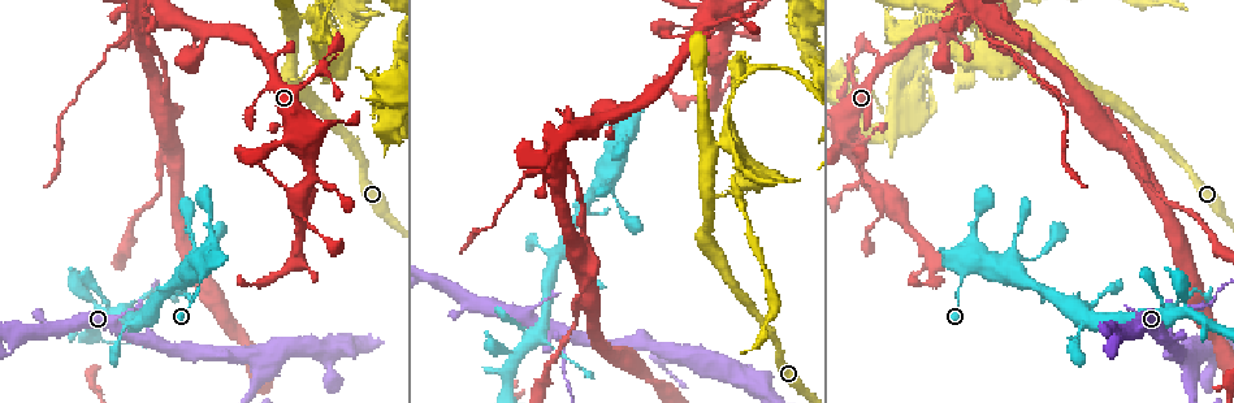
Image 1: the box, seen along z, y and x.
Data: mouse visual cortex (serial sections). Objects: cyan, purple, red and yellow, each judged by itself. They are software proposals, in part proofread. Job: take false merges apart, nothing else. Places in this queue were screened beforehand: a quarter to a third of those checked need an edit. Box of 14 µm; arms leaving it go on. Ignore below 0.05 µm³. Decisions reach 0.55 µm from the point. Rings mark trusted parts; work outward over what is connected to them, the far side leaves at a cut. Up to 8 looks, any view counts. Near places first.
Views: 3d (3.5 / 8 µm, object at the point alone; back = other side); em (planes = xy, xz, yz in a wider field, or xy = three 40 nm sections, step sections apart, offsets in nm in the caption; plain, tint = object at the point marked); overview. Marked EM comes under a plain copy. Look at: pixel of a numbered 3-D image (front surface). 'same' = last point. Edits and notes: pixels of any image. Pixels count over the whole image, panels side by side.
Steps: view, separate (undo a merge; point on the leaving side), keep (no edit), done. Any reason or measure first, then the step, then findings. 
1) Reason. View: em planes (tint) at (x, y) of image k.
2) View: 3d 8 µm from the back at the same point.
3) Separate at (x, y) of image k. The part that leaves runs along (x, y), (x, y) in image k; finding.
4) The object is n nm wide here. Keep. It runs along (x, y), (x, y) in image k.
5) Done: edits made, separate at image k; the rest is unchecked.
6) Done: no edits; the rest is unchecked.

Small branch off a trunk. View: 3d 8 µm at (566, 333) of image 1.

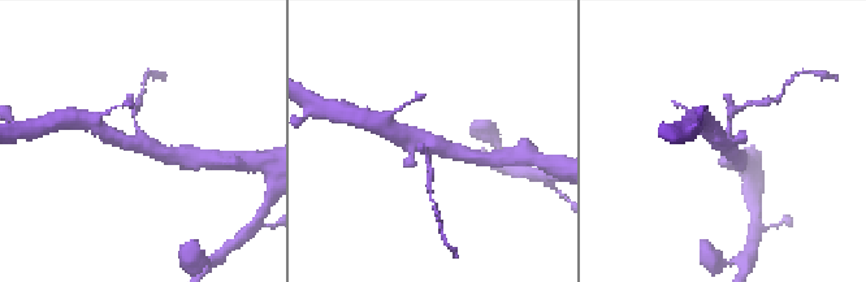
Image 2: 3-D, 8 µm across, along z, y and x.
View: em xy step 3 (tint) at (432, 144) of image 2.

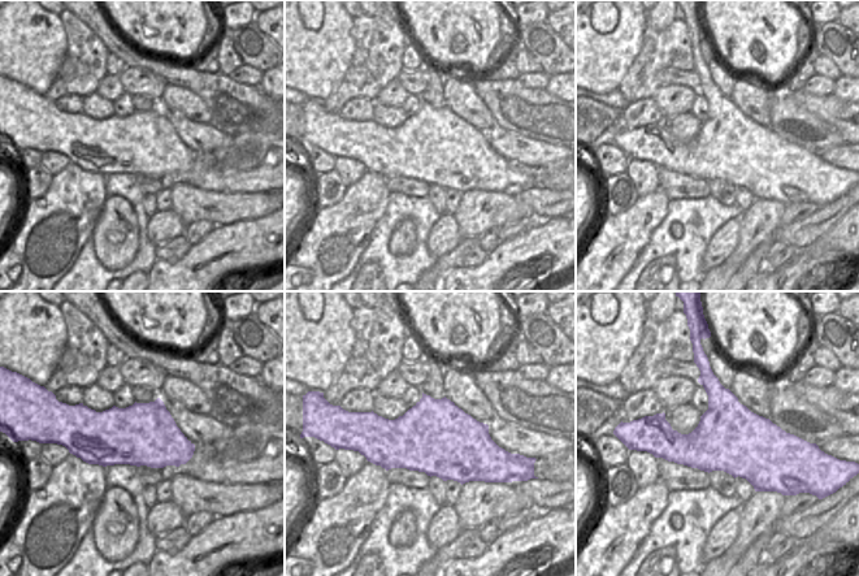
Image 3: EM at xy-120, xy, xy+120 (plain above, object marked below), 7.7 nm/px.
3 arms meet here. Separate at (428, 160) of image 2. The part that leaves runs along (427, 150), (431, 191) in image 2; two cells meet here.

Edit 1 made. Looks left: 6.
View: 3d 8 µm at (142, 22) of image 1.

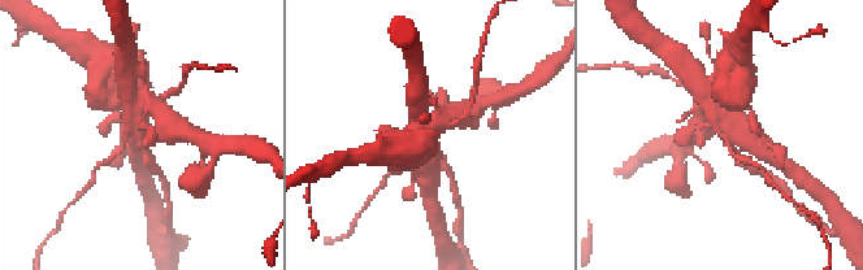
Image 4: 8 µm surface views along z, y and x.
View: em xy step 1 (tint) at (136, 132) of image 4.

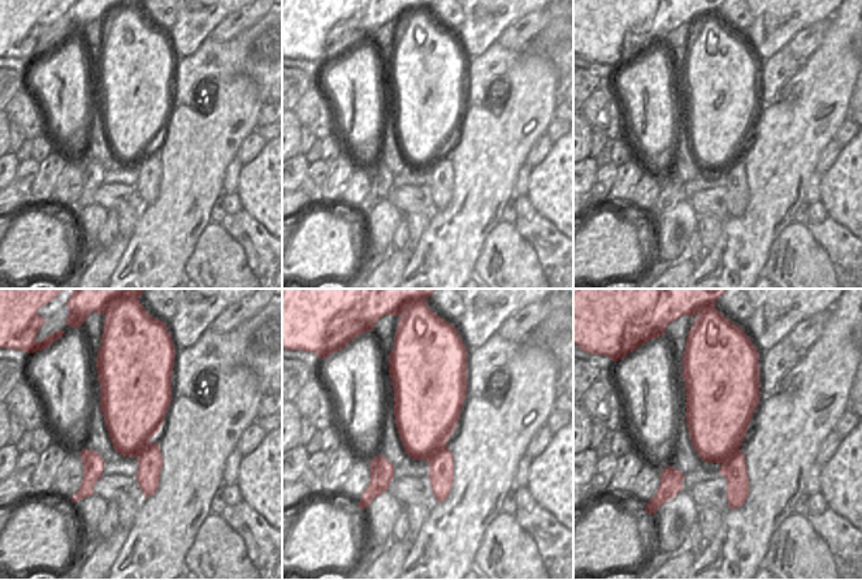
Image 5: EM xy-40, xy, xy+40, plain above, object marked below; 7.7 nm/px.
Separate at (733, 121) of image 4. The part that leaves runs along (718, 103), (758, 143) in image 4; two cells meet here.

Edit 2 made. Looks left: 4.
View: overview.

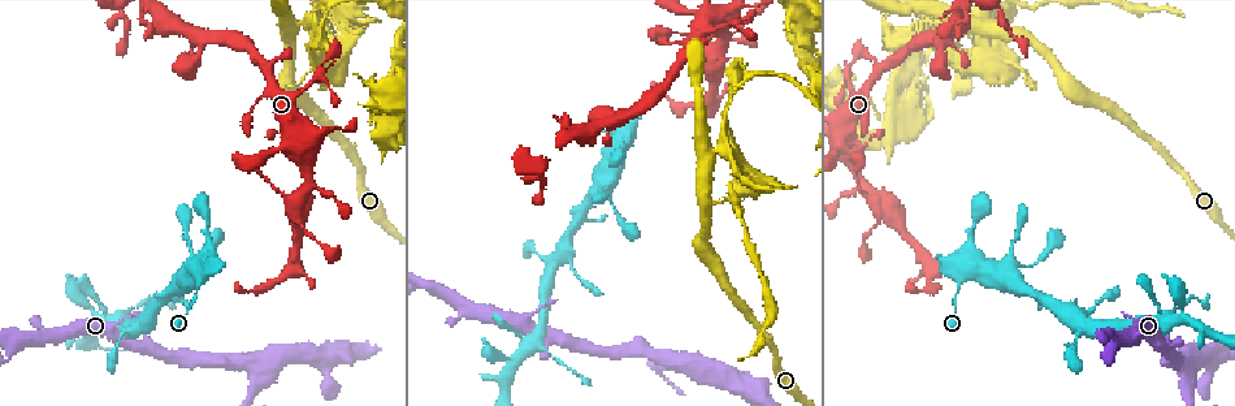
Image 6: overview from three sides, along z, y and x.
Thin neck. View: 3d 3.5 µm at (723, 152) of image 6.

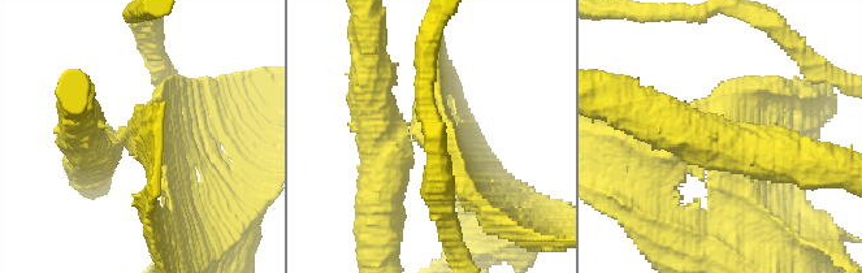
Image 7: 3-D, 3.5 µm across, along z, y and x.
Shape alone is not enough. View: em planes (tint) at (132, 135) of image 7.

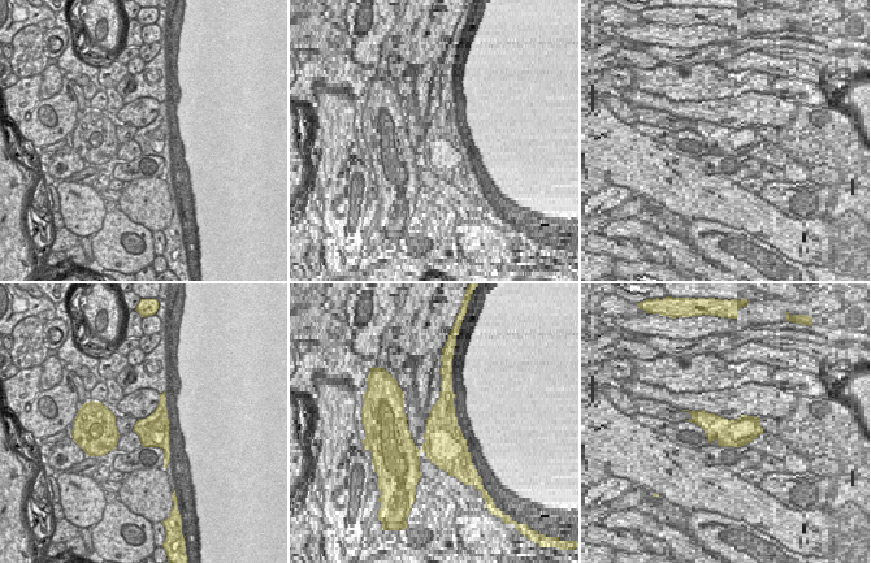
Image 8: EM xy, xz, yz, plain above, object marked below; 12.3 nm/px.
Separate at (446, 107) of image 7. Two cells meet here.

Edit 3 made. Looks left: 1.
Done: edits made, separate at image 2, separate at image 4, separate at image 7; the rest is unchecked.

